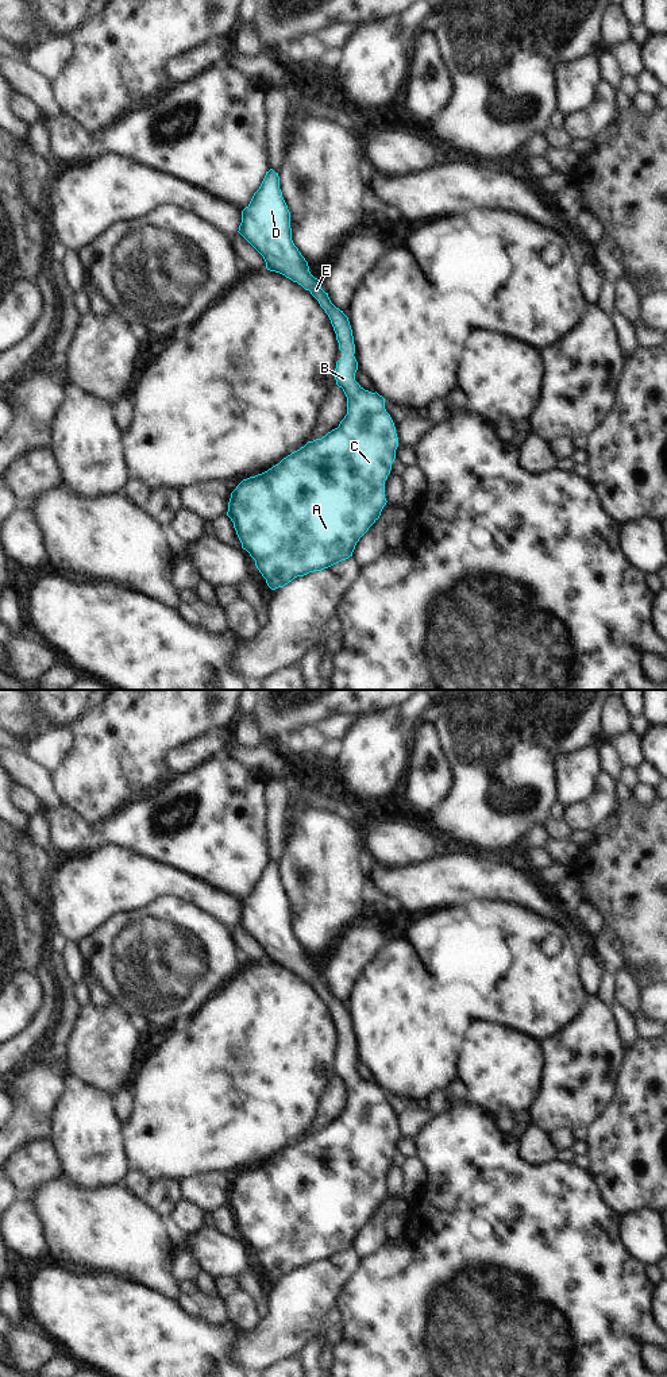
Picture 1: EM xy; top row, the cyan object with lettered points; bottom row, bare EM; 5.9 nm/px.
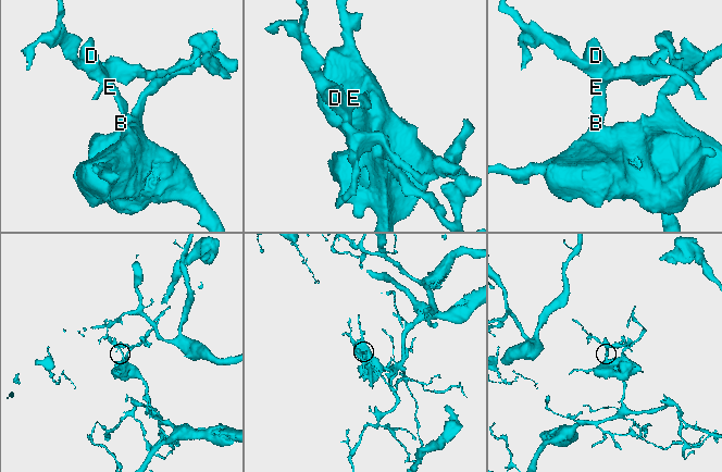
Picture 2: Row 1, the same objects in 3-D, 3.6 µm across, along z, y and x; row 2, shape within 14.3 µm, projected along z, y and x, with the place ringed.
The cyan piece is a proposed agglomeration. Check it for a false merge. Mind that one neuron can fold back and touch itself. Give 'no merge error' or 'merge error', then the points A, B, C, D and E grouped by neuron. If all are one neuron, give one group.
no merge error; A B C D E

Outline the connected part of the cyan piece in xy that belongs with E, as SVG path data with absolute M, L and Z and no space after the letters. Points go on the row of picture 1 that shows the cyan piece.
M273 169L266 171L259 189L242 211L242 223L238 232L263 256L267 270L279 273L311 292L328 315L336 333L339 350L344 354L344 358L336 362L334 374L336 385L343 389L347 397L347 414L339 427L321 439L308 441L267 471L243 479L231 493L227 516L234 522L242 548L255 560L255 566L266 579L267 586L275 590L297 576L321 571L352 556L356 543L379 518L388 502L385 498L385 481L396 459L398 437L394 423L385 409L385 398L377 392L365 390L355 381L358 362L354 356L355 344L348 317L331 302L328 293L321 289L320 279L311 274L308 262L294 246L290 212L279 189L278 173Z

